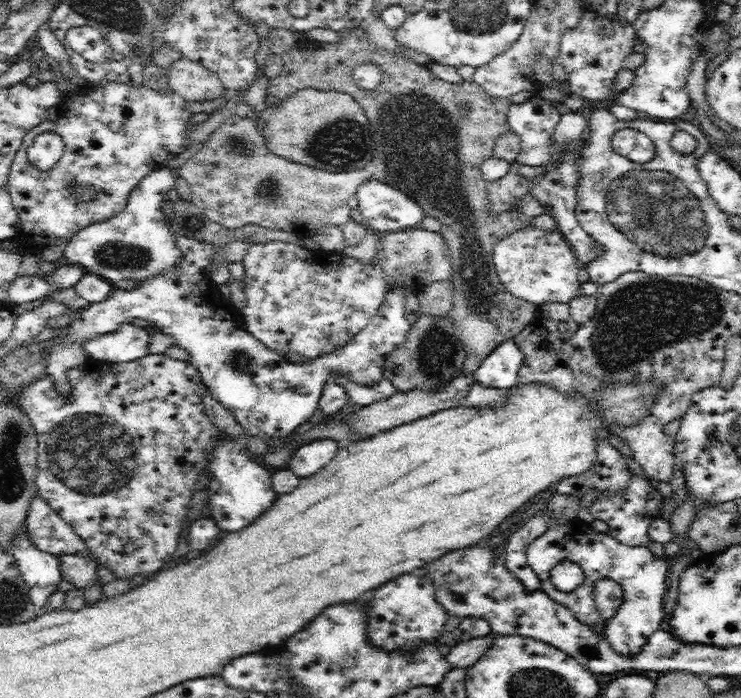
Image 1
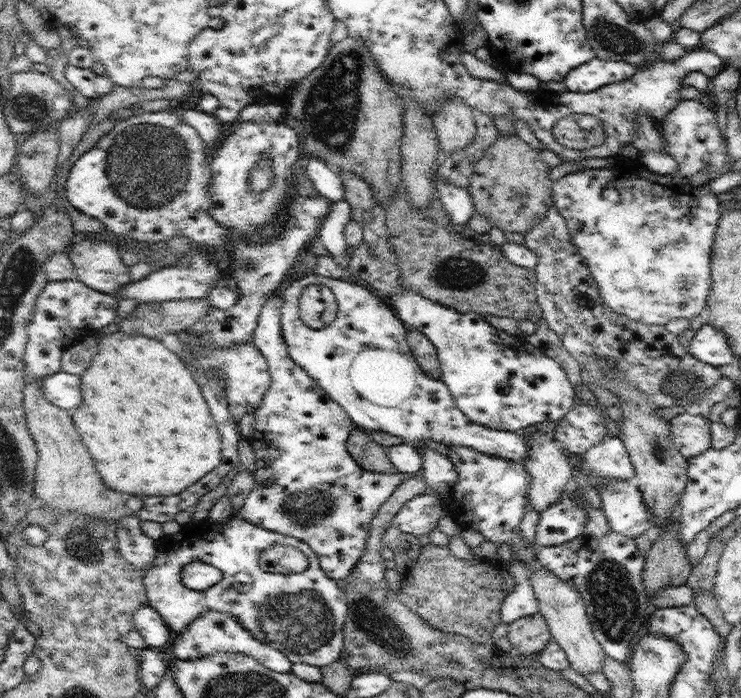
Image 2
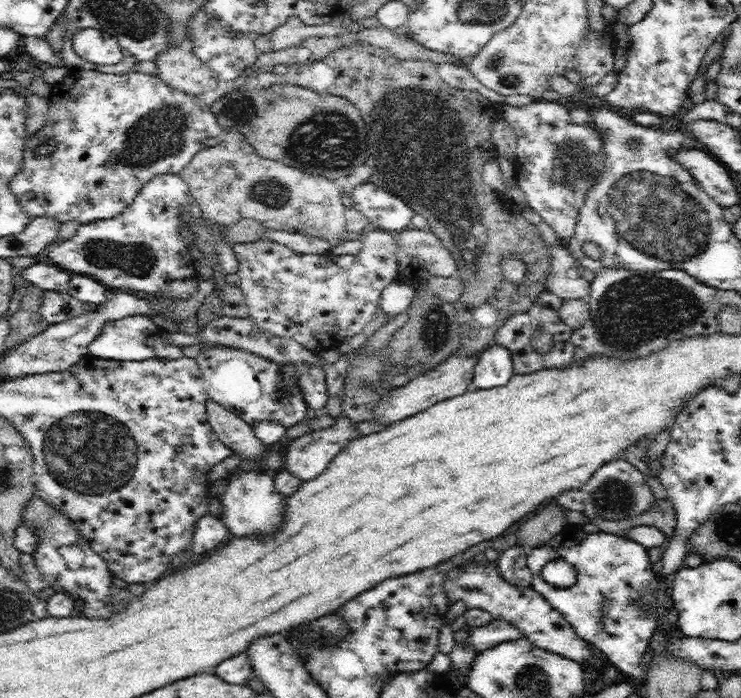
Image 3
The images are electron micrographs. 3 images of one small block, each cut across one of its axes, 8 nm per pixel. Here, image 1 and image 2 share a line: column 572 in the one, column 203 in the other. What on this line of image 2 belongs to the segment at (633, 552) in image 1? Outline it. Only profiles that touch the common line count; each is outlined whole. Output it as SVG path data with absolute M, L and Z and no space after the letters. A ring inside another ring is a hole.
M238 516L229 521L210 521L208 518L200 522L190 521L182 525L177 534L162 535L156 542L158 551L154 565L143 574L143 584L146 588L148 604L160 614L173 635L188 628L192 621L206 611L218 611L234 616L236 621L247 628L256 640L281 650L291 661L304 662L312 666L328 666L342 659L343 626L348 616L346 593L341 583L328 578L320 569L316 554L299 538L266 530L254 526ZM272 546L292 546L298 548L308 558L308 568L300 574L271 574L263 572L259 565L260 554ZM194 561L206 562L222 572L222 580L206 590L192 590L182 584L182 568Z

